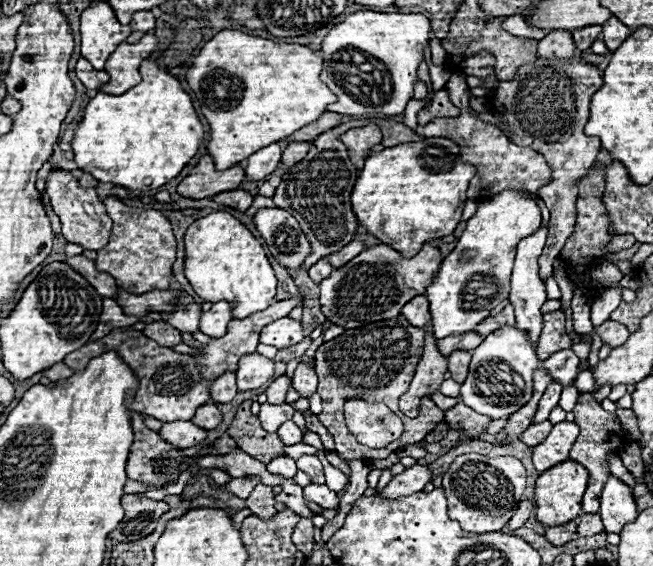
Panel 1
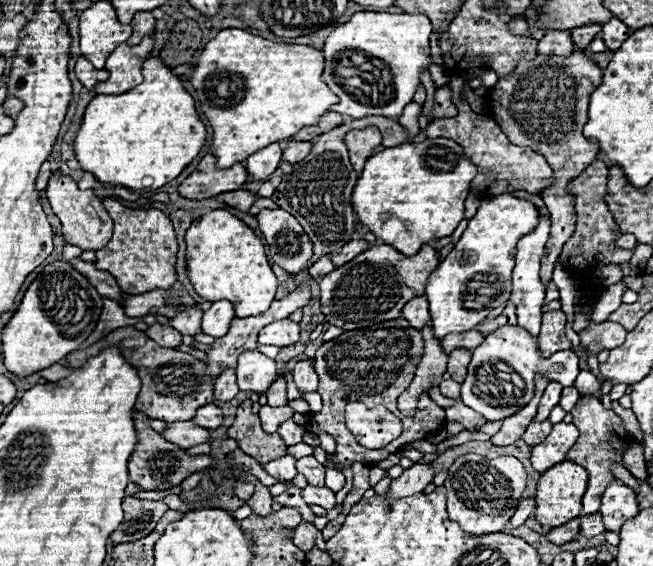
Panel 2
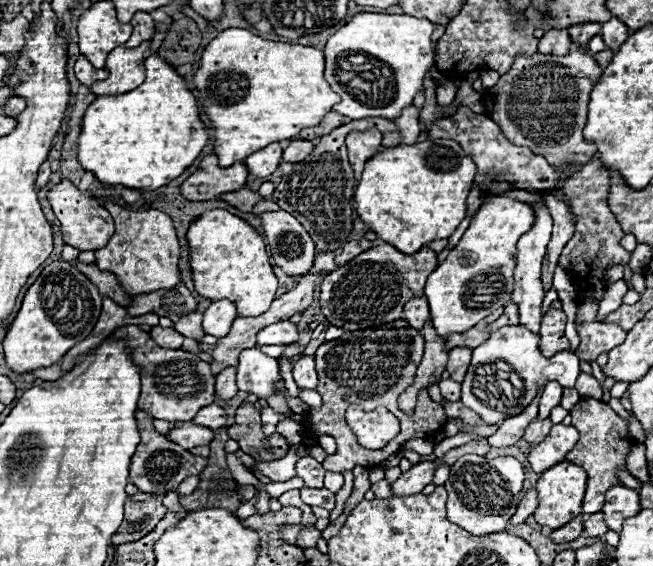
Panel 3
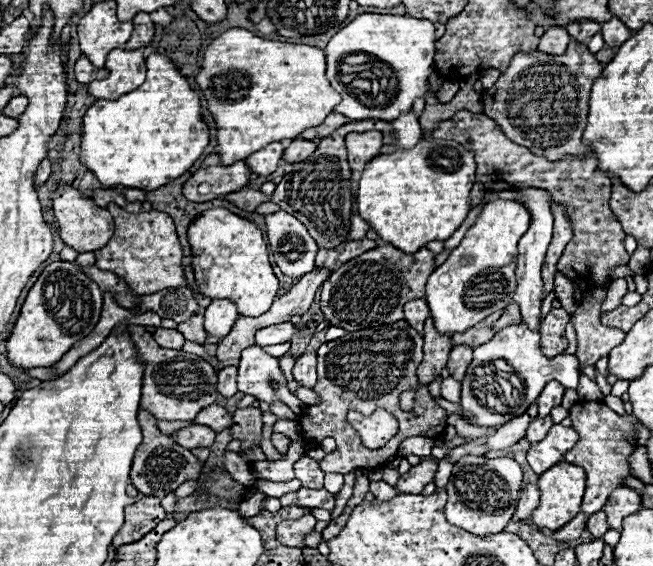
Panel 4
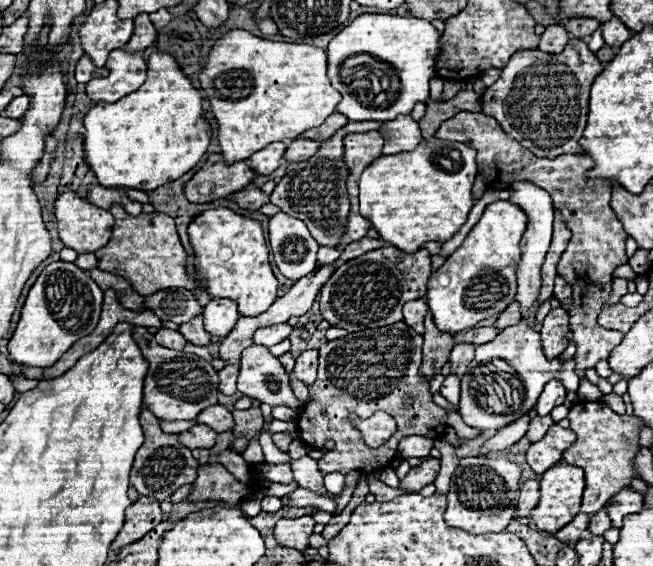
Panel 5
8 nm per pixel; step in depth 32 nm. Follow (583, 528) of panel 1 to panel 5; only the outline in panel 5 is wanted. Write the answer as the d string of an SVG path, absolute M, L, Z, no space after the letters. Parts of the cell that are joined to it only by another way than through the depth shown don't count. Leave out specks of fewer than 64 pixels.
M602 508L598 514L594 514L594 516L590 518L590 534L602 536L608 528L612 528L610 518L608 518L608 508Z

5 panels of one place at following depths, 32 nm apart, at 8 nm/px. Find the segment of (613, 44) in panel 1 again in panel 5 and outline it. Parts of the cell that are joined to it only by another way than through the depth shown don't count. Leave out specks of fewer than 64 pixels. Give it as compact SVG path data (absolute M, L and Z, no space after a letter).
M612 18L610 22L602 24L602 32L604 32L604 42L608 46L622 46L628 38L632 38L632 30L628 30L626 26L622 26L622 22L618 18Z

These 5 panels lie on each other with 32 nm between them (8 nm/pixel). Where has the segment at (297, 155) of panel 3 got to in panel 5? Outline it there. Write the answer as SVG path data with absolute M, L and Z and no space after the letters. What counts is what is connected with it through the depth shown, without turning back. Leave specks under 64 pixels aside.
M300 136L288 146L284 158L290 160L290 162L304 162L304 160L312 158L318 150L320 150L320 142L314 142L314 140L308 140L308 138Z

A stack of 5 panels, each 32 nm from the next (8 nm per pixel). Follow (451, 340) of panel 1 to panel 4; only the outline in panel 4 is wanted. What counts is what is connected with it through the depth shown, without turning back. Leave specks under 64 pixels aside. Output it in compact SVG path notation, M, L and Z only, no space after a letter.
M470 328L462 334L452 334L452 344L468 344L468 346L480 346L482 342L488 342L490 338L494 336L494 330L492 328Z

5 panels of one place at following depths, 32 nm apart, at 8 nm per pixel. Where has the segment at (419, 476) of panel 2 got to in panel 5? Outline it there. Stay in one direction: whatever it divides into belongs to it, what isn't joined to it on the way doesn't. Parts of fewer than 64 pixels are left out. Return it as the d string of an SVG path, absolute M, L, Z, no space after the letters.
M428 458L420 466L412 468L404 480L400 480L400 488L410 492L420 492L420 488L424 488L426 484L434 484L438 472L440 472L440 460Z

